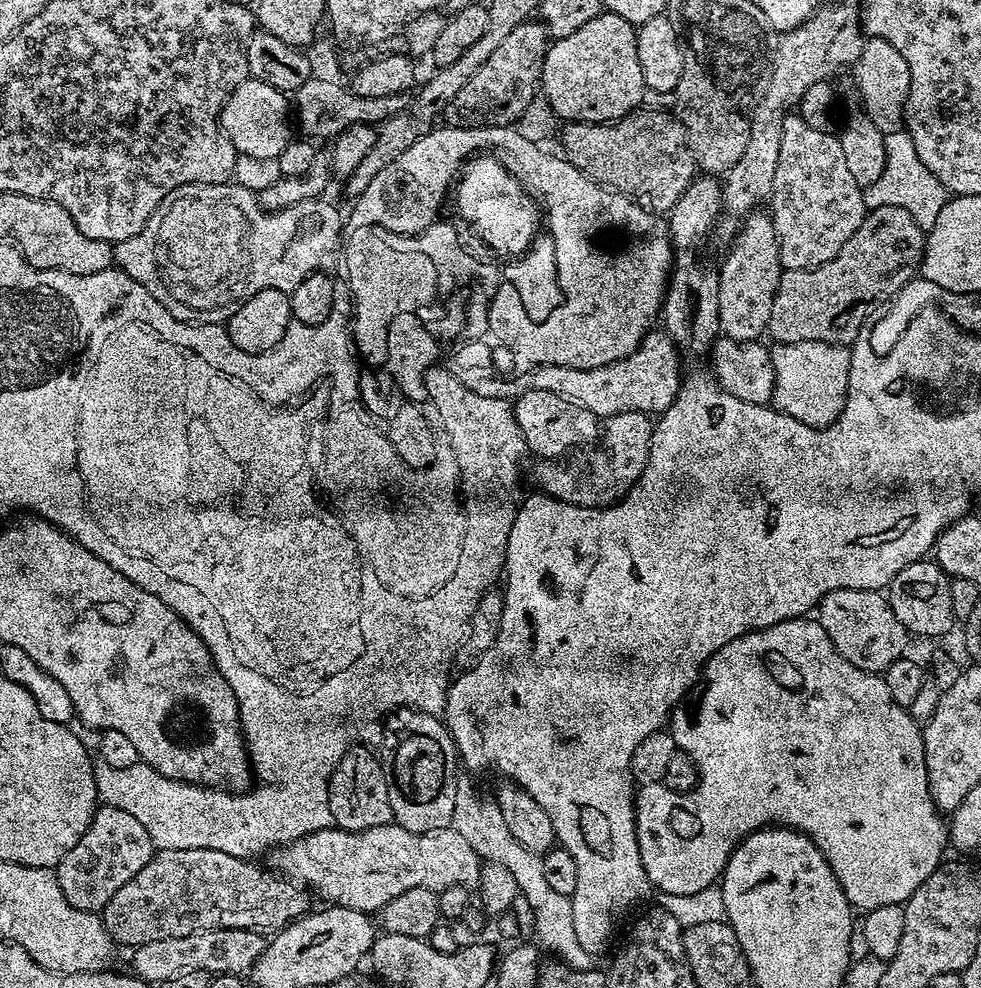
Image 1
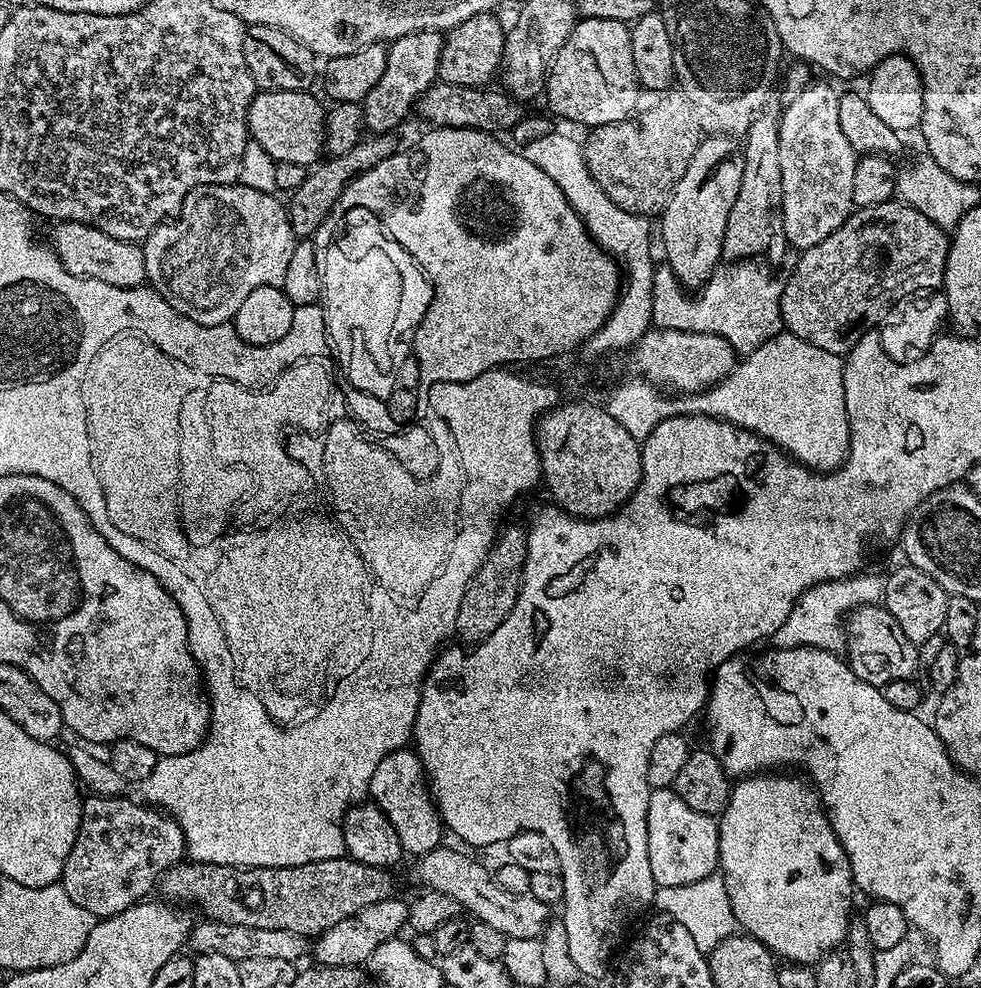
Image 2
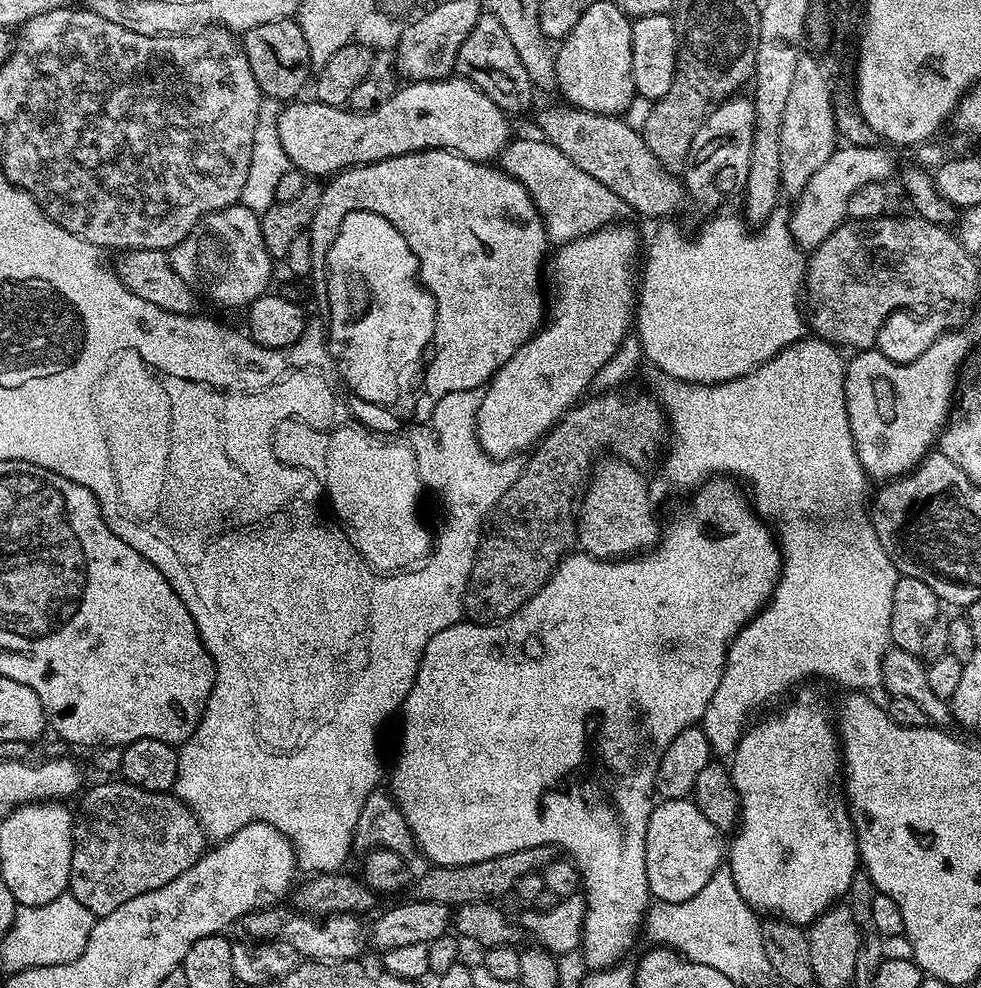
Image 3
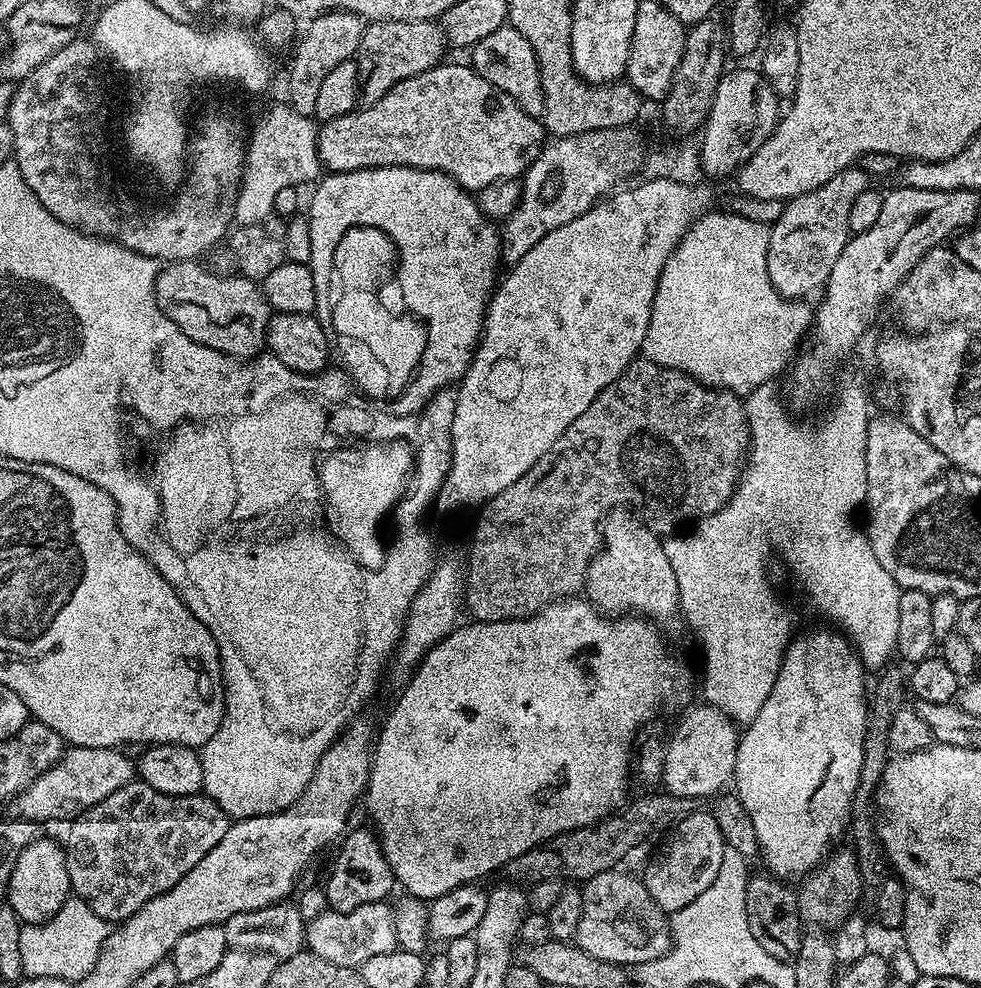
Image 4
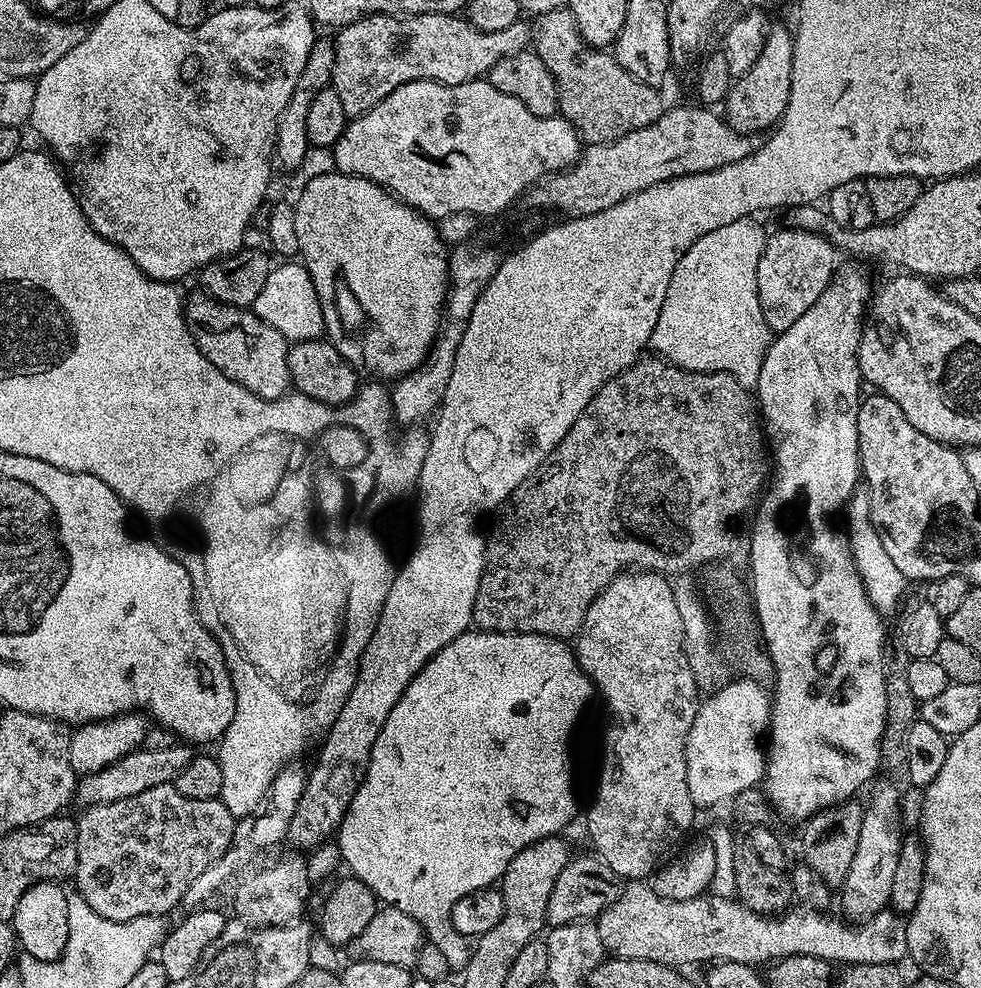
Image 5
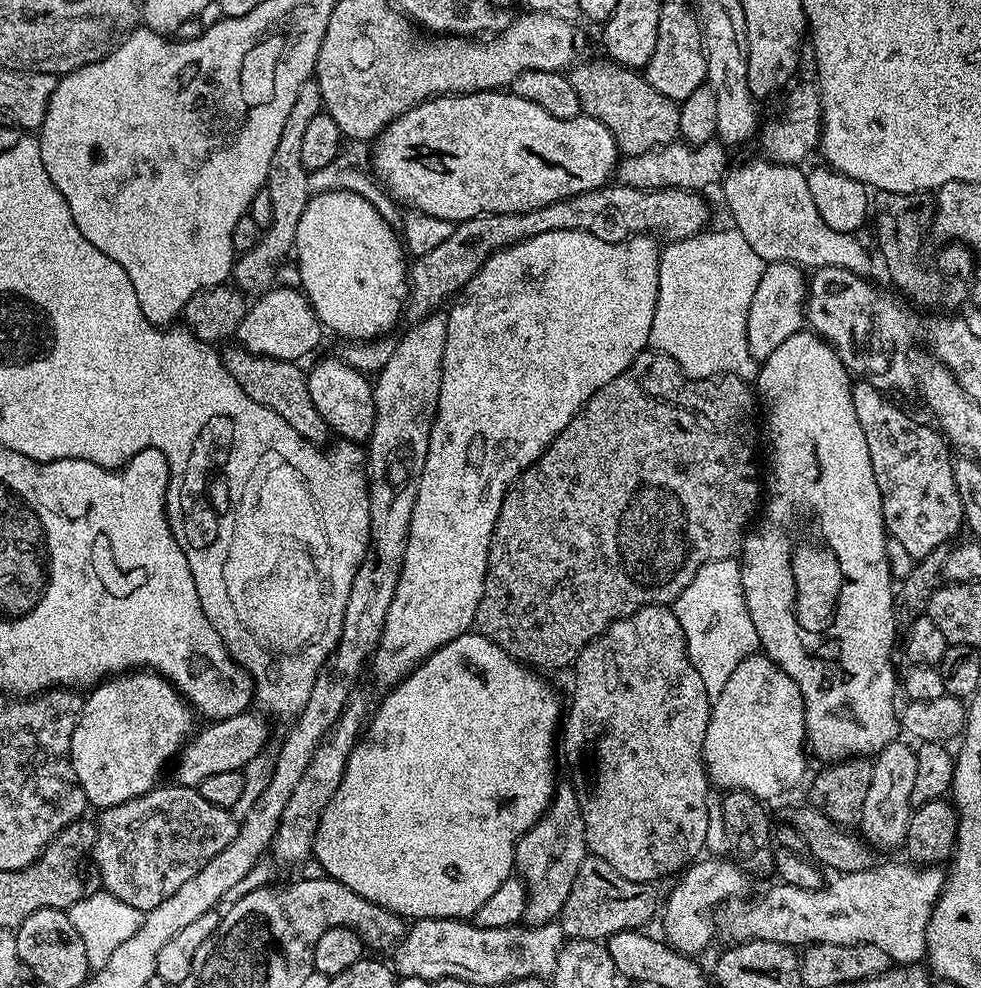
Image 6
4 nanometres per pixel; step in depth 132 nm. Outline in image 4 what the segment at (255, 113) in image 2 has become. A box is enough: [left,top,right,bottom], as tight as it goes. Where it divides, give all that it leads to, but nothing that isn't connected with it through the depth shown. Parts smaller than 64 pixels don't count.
[316,62,546,194]

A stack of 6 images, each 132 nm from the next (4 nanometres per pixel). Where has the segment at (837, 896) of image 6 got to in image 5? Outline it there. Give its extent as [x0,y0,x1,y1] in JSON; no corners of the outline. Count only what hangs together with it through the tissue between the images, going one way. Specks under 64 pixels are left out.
[595,882,908,966]

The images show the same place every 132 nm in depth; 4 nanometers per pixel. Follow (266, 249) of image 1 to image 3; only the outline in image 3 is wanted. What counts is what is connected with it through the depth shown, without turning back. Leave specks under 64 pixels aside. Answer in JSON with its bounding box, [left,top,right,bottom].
[168,202,274,309]

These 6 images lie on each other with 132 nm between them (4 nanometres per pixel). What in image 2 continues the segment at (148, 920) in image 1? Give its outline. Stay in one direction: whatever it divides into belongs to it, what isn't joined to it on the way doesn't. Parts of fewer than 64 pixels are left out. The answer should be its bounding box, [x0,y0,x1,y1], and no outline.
[158,856,396,938]

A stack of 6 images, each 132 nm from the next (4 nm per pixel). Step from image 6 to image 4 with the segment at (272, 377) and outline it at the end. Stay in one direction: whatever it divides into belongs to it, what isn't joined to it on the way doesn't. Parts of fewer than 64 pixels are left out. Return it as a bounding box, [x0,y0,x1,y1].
[156,260,274,360]

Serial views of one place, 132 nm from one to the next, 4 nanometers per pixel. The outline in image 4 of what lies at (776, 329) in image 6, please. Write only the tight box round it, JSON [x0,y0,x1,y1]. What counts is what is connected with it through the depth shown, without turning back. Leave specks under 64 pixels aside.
[766,166,869,300]

